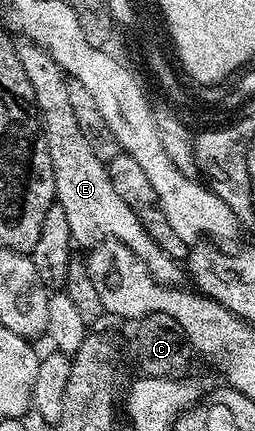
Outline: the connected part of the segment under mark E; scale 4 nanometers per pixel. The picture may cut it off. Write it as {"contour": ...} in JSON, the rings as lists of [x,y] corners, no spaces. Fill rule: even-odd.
{"contour":[[[21,41],[16,48],[19,65],[23,65],[27,81],[31,81],[37,110],[41,112],[44,140],[51,156],[51,169],[55,173],[55,202],[63,205],[63,213],[67,213],[67,225],[71,225],[74,244],[81,246],[82,243],[85,249],[89,249],[104,239],[114,239],[127,245],[143,261],[143,265],[147,265],[156,283],[180,284],[181,275],[183,279],[182,264],[159,249],[131,205],[115,193],[109,168],[103,160],[95,157],[95,153],[91,153],[91,145],[87,145],[87,137],[83,137],[83,129],[79,129],[79,121],[75,121],[71,103],[57,103],[57,87],[67,81],[59,64],[35,43]]]}

